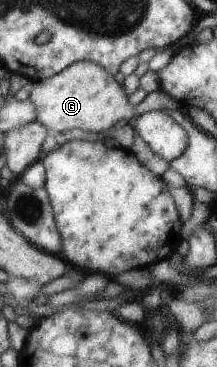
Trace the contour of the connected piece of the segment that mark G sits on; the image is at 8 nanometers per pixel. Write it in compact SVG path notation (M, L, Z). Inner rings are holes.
M77 61L54 76L31 81L29 102L35 108L35 121L48 135L81 129L100 134L111 129L119 120L135 116L138 106L125 94L113 75L89 61Z

